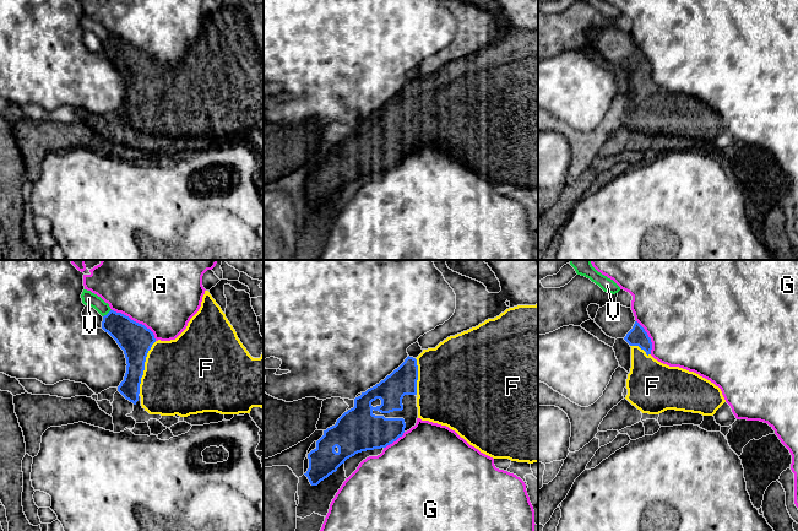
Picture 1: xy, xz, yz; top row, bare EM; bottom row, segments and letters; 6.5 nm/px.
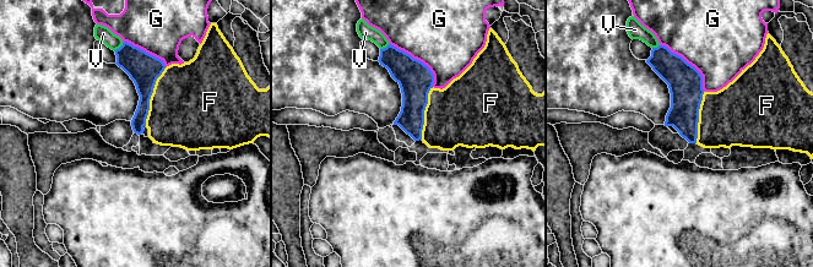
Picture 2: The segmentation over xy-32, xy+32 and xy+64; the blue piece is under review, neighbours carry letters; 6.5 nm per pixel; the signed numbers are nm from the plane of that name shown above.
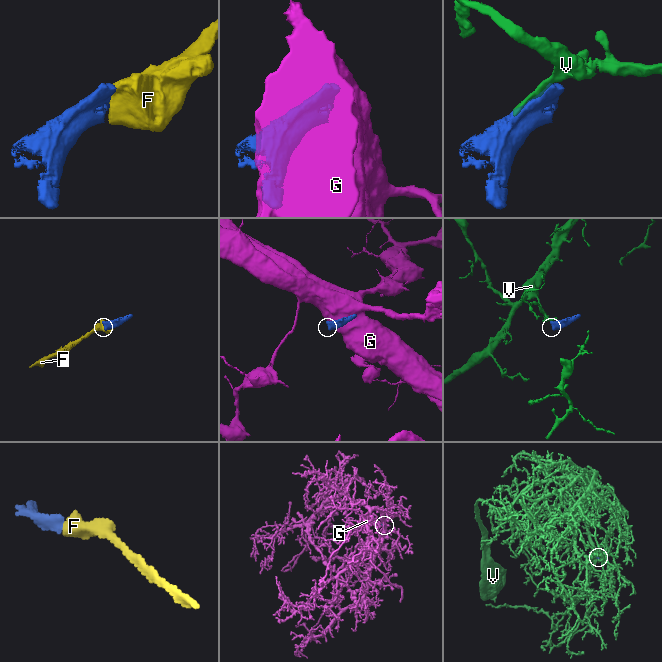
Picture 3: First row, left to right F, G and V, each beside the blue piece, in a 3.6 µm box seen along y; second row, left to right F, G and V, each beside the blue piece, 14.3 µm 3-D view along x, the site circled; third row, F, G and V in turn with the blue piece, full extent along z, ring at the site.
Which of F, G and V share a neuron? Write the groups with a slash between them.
F / G / V

